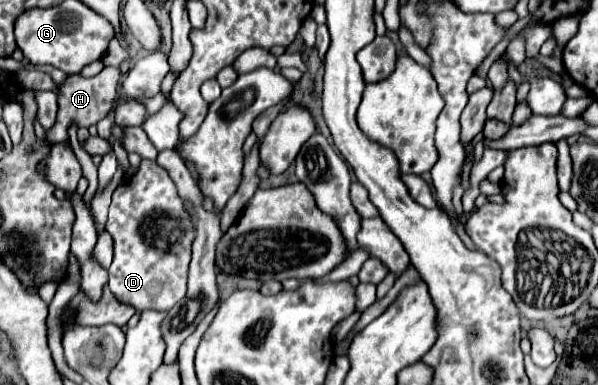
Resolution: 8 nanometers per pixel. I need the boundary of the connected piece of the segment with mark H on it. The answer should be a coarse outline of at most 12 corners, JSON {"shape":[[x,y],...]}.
{"shape":[[121,71],[67,75],[59,89],[49,145],[69,141],[67,129],[89,129],[117,103]]}

